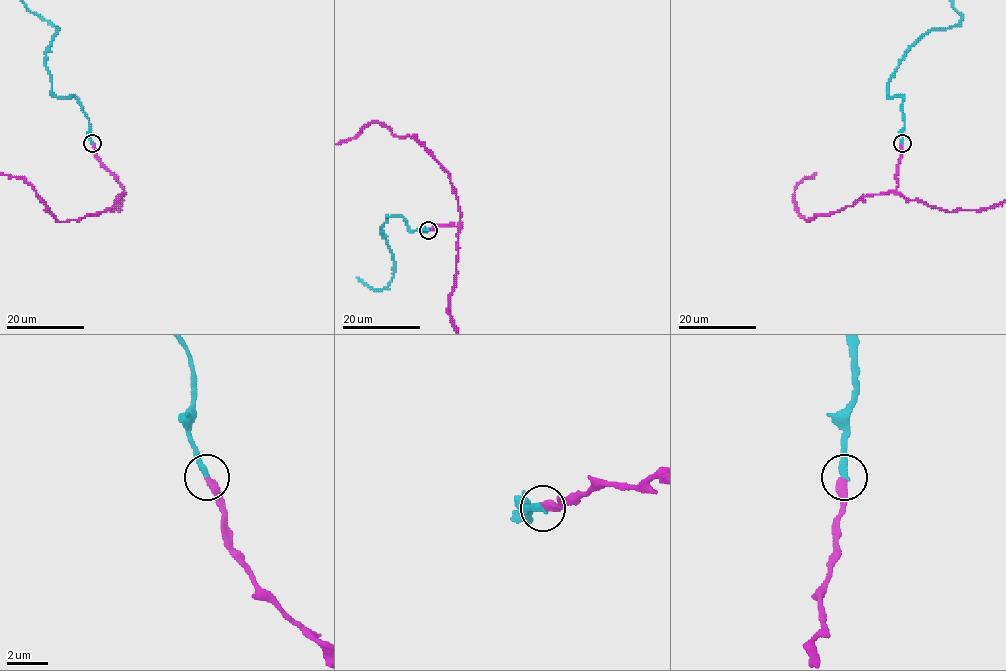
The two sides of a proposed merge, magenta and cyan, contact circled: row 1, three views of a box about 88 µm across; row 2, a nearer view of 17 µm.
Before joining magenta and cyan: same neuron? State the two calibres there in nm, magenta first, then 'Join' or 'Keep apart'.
Thickness 380 nm (magenta) against 300 nm. Join

